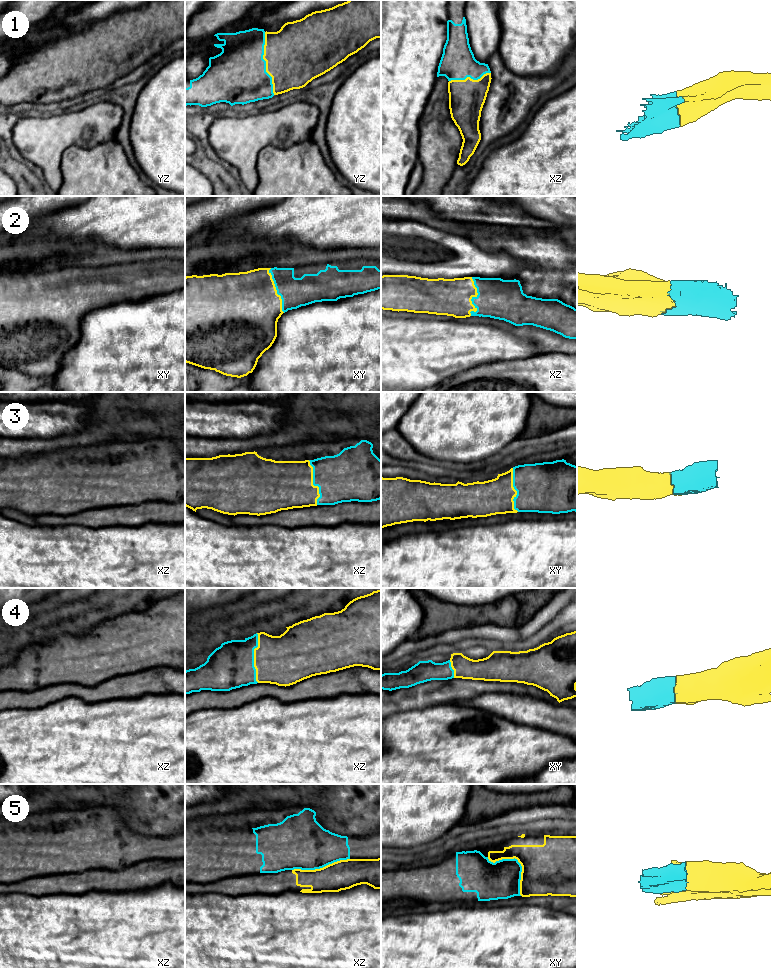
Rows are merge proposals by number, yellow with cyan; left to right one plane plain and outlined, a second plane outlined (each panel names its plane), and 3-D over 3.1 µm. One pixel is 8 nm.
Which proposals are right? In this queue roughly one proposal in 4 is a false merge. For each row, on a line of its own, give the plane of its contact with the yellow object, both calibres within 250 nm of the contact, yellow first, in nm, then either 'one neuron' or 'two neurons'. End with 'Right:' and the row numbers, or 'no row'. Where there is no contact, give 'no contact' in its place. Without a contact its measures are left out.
1: yz | 480/460 nm | one neuron
2: xz | 300/320 nm | one neuron
3: xz | 400/380 nm | one neuron
4: xz | 400/360 nm | one neuron
5: xy | 420/300 nm | two neurons
Right: 1, 2, 3, 4

